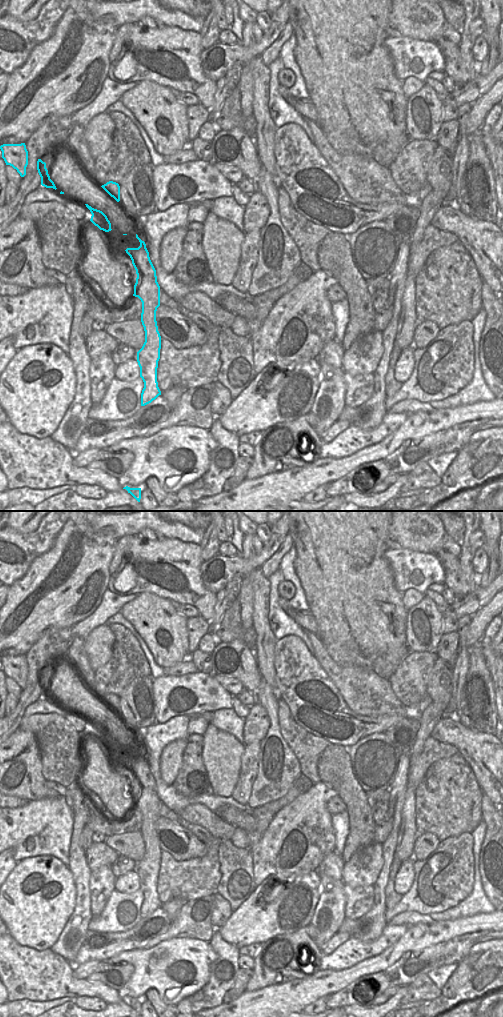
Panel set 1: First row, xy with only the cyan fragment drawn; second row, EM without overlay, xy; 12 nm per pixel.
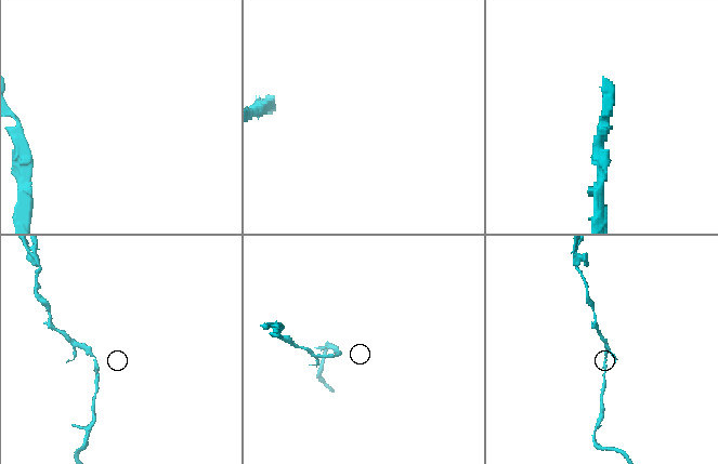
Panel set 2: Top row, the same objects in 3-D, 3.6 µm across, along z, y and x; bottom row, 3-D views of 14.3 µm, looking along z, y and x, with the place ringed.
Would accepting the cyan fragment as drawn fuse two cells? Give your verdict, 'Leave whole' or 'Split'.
Split

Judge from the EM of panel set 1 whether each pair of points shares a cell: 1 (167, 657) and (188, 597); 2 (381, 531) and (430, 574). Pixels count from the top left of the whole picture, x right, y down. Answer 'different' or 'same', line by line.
1: different
2: different

